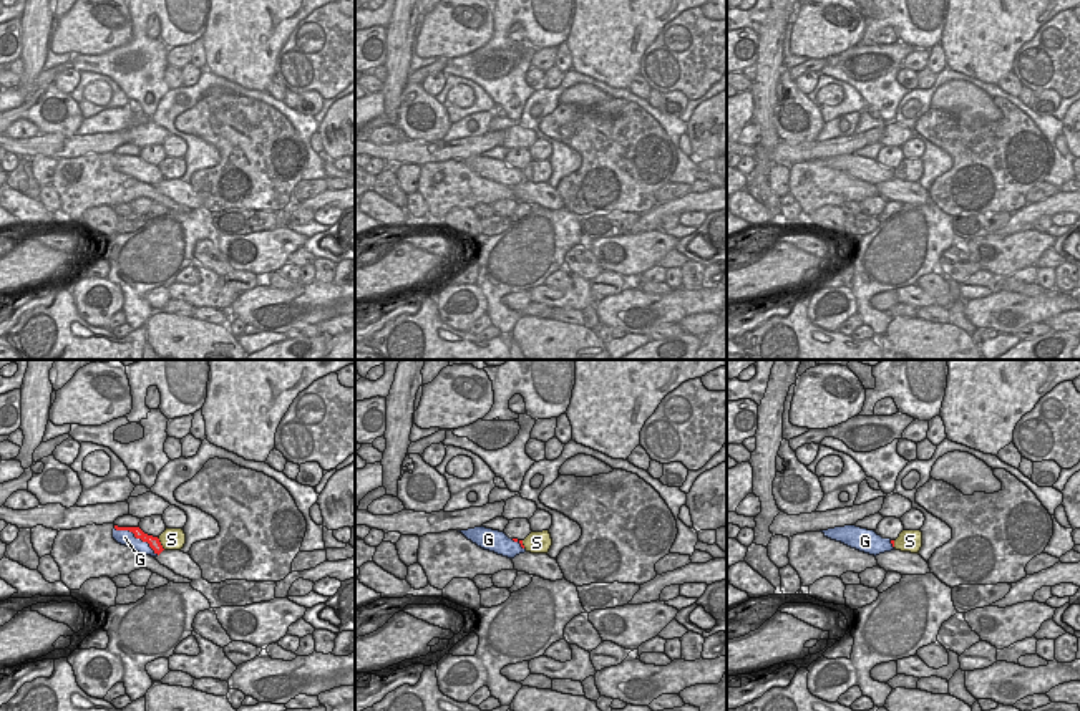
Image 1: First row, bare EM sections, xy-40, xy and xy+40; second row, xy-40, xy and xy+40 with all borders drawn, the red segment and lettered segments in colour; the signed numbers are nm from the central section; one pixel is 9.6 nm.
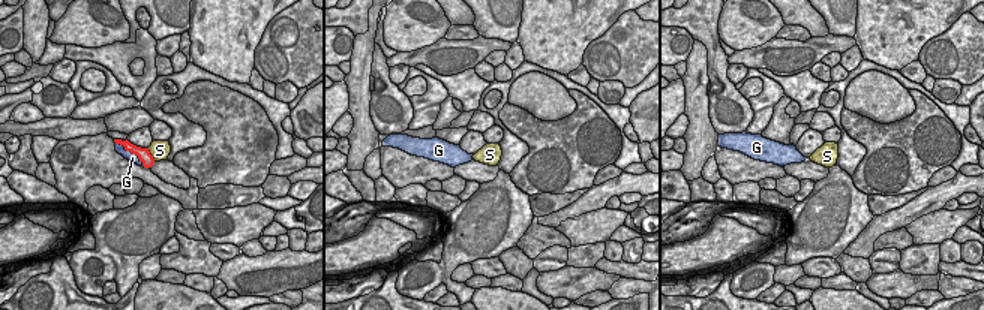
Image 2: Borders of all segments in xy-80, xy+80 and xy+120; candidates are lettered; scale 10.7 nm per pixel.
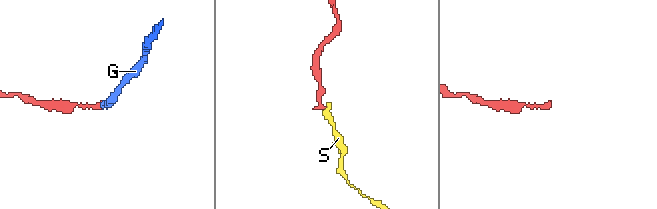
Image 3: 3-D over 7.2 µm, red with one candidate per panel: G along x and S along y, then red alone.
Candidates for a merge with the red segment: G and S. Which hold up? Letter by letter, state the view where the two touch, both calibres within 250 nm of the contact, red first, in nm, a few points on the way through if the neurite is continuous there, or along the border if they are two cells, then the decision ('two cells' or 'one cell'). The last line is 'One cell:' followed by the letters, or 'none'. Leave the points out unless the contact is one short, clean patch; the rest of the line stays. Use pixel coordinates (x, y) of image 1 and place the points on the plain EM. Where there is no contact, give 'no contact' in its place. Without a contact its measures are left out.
G: contact in xy-40; calibres 120 and 160 nm; two cells
S: contact in xy-40; calibres 120 and 220 nm; border xy-40 (156, 166), (165, 178); two cells
One cell: none

